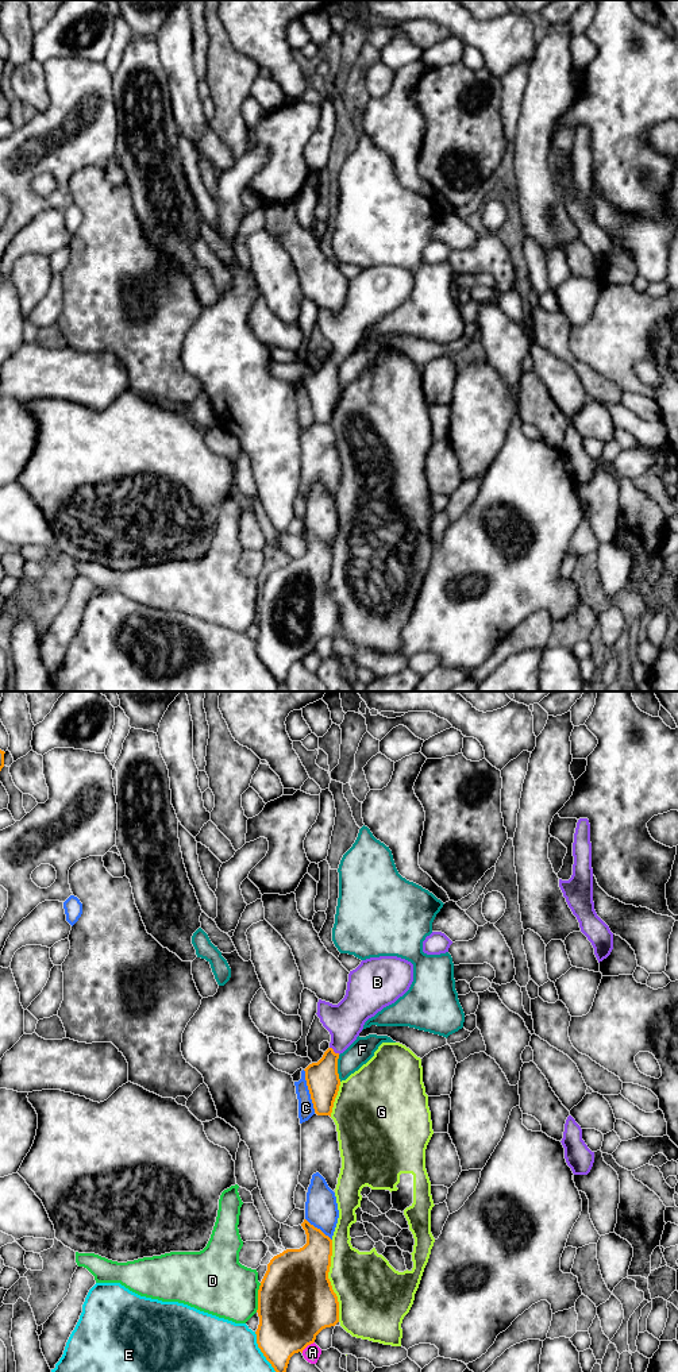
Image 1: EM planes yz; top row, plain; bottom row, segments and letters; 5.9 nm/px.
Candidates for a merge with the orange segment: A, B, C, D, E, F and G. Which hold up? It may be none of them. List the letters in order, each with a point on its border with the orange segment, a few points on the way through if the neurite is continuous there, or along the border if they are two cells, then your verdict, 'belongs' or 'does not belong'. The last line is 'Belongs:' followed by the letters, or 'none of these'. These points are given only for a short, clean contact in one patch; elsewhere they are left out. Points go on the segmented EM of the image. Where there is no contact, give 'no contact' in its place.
A: yz (307, 1345) | does not belong
B: yz (334, 1052) | across yz (323, 1082), (323, 1074), (334, 1052), (342, 1037), (345, 1021) | belongs
C: yz (309, 1091) | does not belong
D: yz (258, 1298) | does not belong
E: yz (261, 1351) | does not belong
F: yz (336, 1068) | does not belong
G: yz (328, 1280) | does not belong
Belongs: B

